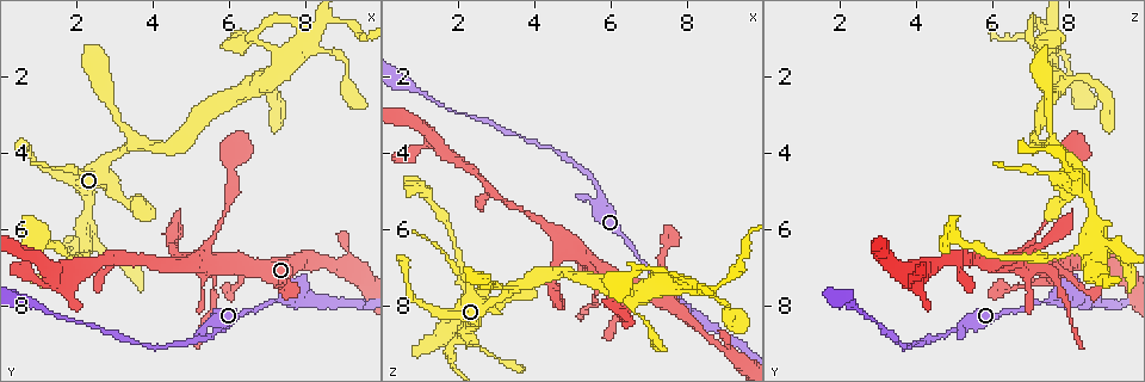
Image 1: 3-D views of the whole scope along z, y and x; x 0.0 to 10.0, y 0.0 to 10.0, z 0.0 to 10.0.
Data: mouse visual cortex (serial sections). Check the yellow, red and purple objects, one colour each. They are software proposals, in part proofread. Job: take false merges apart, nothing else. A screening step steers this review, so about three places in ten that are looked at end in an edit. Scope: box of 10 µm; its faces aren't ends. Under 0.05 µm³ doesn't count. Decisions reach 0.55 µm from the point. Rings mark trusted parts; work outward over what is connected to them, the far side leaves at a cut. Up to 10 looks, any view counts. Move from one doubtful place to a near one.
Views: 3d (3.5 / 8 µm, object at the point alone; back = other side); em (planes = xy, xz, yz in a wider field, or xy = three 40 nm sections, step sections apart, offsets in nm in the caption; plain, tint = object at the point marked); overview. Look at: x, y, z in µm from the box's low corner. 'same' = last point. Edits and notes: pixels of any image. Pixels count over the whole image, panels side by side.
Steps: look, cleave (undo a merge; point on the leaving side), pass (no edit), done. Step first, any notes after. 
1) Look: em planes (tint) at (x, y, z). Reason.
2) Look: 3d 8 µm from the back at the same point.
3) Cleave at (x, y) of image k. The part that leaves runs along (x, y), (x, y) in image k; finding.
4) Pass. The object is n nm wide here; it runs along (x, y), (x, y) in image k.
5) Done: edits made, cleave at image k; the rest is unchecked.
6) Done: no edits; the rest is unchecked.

Look: 3d 8 µm at (3.50, 3.85, 7.55). Side arm on a straight run.

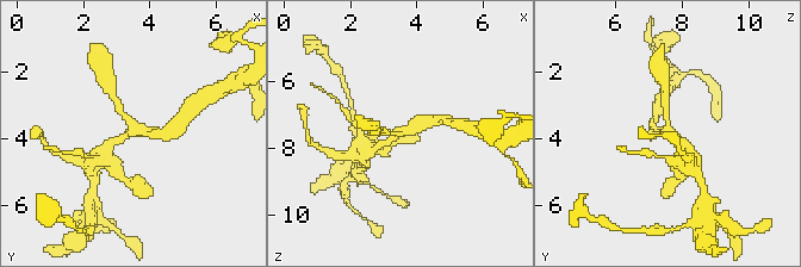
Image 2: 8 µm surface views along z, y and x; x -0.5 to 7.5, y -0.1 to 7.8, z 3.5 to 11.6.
Look: 3d 3.5 µm at the same point.

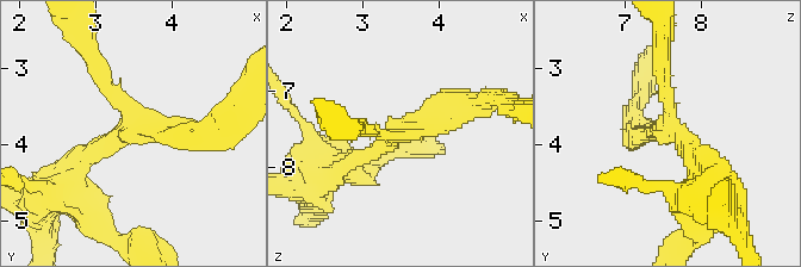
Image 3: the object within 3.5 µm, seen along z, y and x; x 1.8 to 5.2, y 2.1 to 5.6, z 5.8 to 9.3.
Look: em xy step 5 (tint) at (3.50, 3.85, 7.55). 3 arms meet here; the arms are 150, 200, 250 nm wide; now the EM.

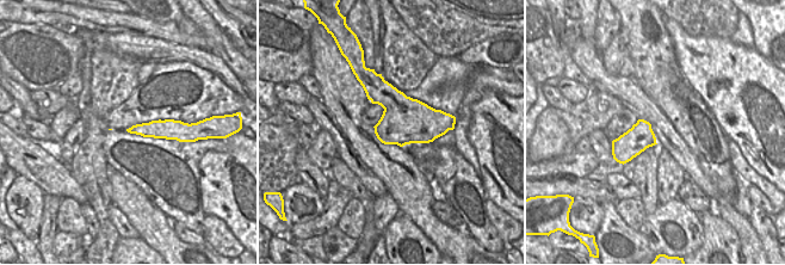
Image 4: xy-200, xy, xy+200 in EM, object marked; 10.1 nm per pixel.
Pass. Continuous, no second cell.

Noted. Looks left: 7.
Look: 3d 3.5 µm from the back at (3.10, 6.85, 9.40). A narrow waist.

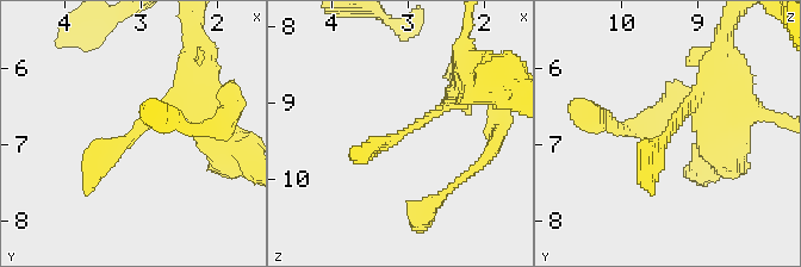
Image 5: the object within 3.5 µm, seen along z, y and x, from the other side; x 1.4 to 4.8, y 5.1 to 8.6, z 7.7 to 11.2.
Look: em xy step 2 (tint) at (3.05, 6.80, 9.40).

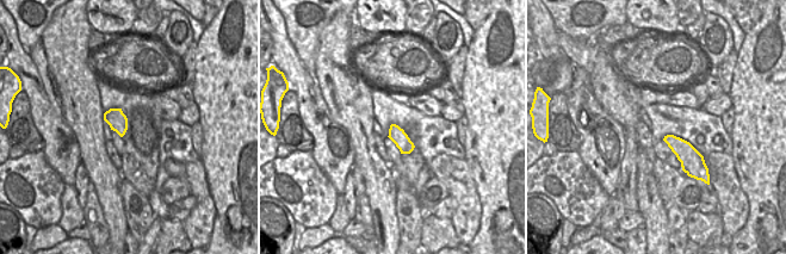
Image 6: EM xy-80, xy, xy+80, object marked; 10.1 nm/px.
Pass. The object is 160 nm wide here; it runs along (196, 92), (118, 143), (89, 187) in image 5; all the same cell.

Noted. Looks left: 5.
Look: 3d 3.5 µm at (5.65, 6.90, 6.95). Thin arm on a thick one.

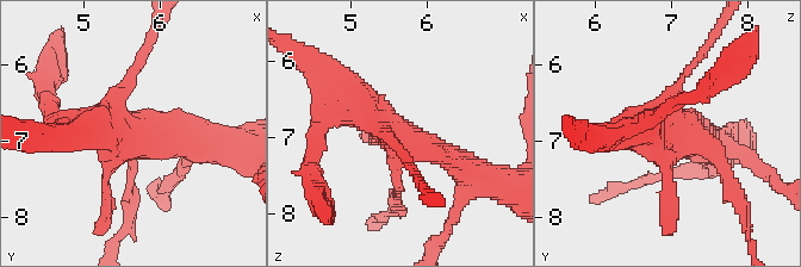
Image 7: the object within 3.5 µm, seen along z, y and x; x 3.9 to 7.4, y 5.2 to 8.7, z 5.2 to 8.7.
Look: em xy step 2 (tint) at (5.60, 6.95, 7.00).

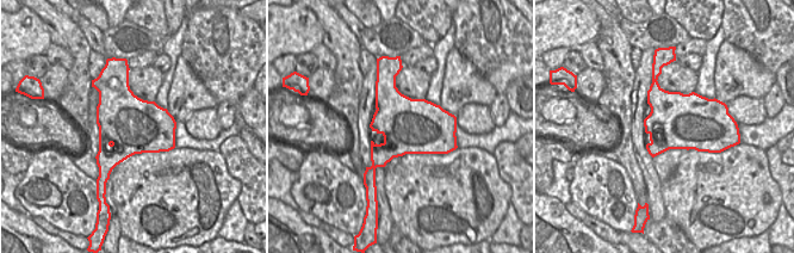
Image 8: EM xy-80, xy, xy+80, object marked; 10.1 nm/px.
Look: em xy step 1 (tint) at the same point.

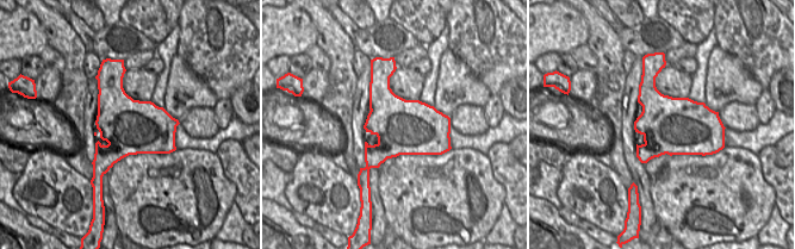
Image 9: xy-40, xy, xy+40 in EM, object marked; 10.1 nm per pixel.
Cleave at (129, 187) of image 7. The part that leaves runs along (709, 143), (752, 242) in image 7; two cells meet here.

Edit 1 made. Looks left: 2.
Done: edits made, cleave at image 7; the rest is unchecked.

